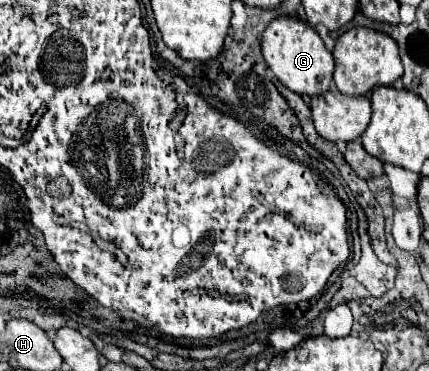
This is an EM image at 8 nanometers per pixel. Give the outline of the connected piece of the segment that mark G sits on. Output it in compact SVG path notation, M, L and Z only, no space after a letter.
M280 17L270 21L270 25L262 33L262 55L274 75L290 87L298 95L320 95L332 87L332 73L334 73L334 59L332 53L324 47L320 35L300 19Z

